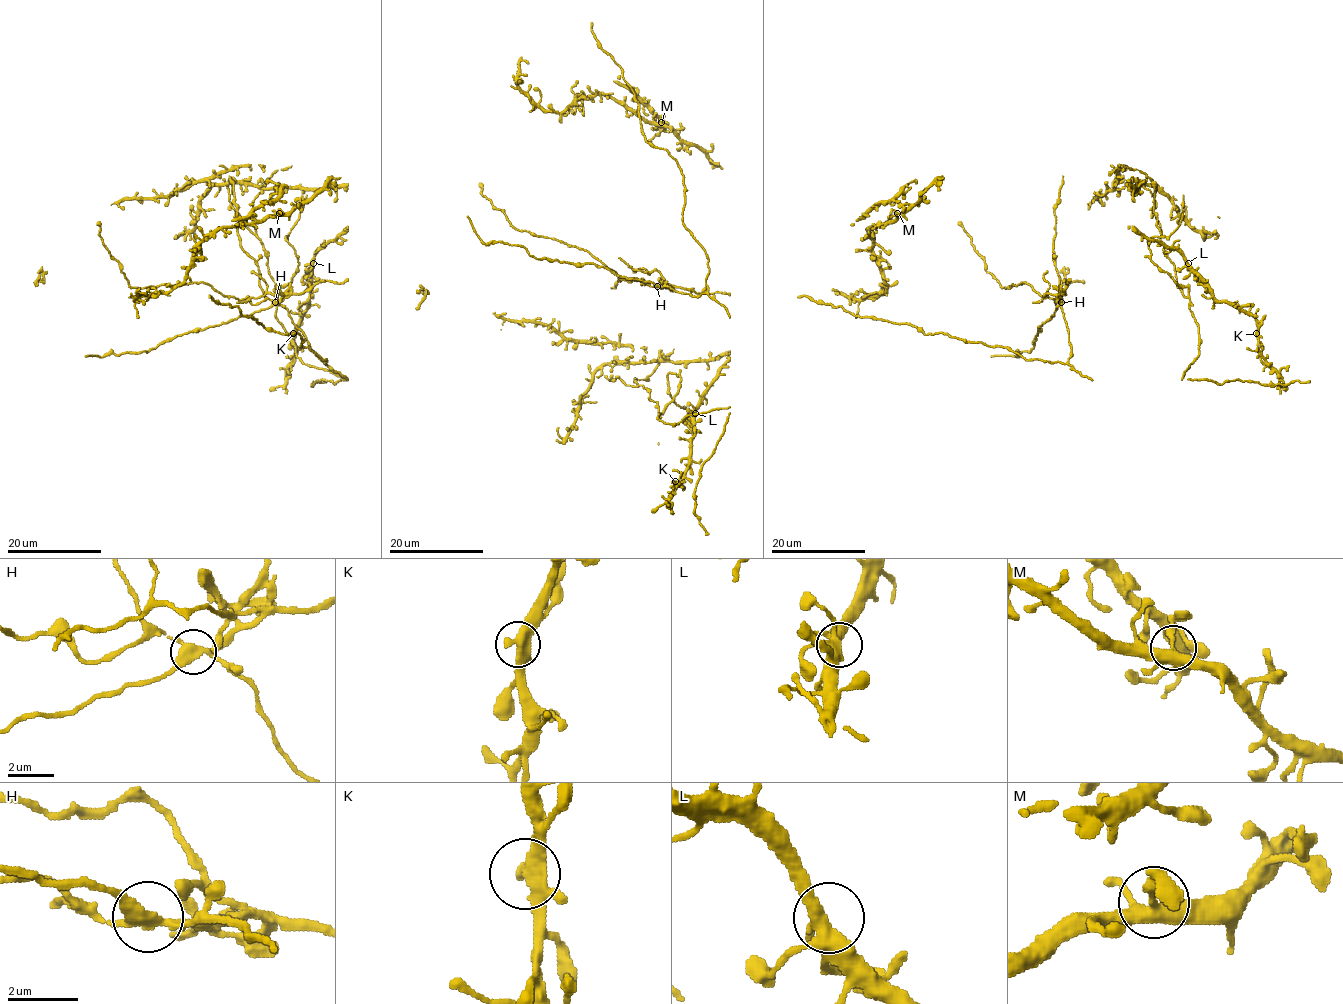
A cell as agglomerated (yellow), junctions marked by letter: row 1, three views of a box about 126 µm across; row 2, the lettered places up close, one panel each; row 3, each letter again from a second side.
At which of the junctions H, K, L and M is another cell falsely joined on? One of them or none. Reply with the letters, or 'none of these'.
H

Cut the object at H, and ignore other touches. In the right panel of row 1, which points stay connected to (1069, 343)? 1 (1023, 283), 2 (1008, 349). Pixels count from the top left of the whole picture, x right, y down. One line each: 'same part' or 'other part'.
1: same part
2: same part

